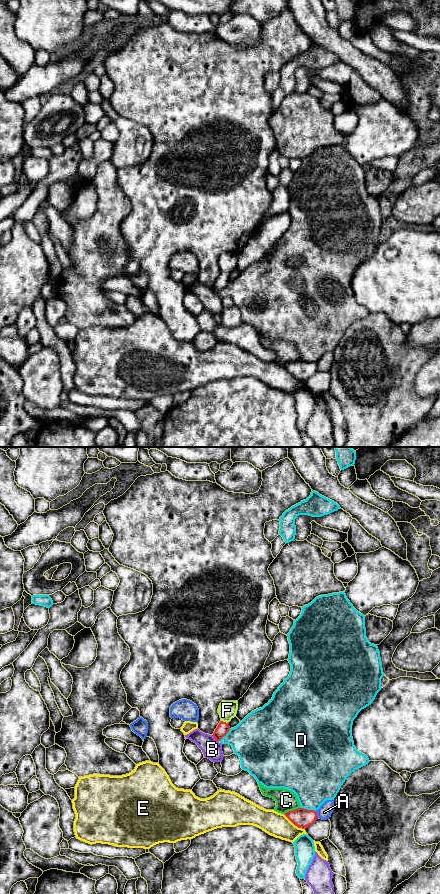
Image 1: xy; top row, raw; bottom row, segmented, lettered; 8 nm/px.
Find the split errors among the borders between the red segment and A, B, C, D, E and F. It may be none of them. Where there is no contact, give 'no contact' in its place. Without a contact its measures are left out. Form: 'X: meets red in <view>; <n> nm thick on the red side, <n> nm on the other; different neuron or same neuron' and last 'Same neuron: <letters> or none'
A: meets red in xy; 160 nm thick on the red side, 110 nm on the other; different neuron
B: meets red in xy; 100 nm thick on the red side, 160 nm on the other; different neuron
C: meets red in xy; 160 nm thick on the red side, 170 nm on the other; different neuron
D: meets red in xy; 160 nm thick on the red side, 380 nm on the other; different neuron
E: meets red in xy; 160 nm thick on the red side, 190 nm on the other; different neuron
F: meets red in xy; 100 nm thick on the red side, 150 nm on the other; different neuron
Same neuron: none

